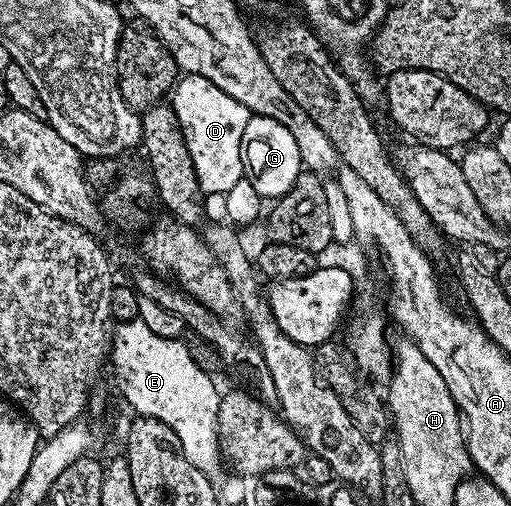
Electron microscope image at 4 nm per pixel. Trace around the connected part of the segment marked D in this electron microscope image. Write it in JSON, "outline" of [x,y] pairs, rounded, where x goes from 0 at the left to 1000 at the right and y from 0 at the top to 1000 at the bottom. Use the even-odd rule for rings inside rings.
{"outline":[[[360,144],[344,160],[339,184],[331,194],[331,208],[342,217],[342,227],[350,239],[350,257],[370,292],[370,308],[378,316],[378,332],[389,358],[391,377],[399,385],[434,387],[444,383],[448,372],[456,372],[456,364],[464,364],[464,356],[477,350],[472,277],[479,261],[479,245],[495,231],[493,223],[483,217],[477,206],[468,206],[454,190],[442,188],[432,174],[425,174],[401,150],[368,144]]]}

